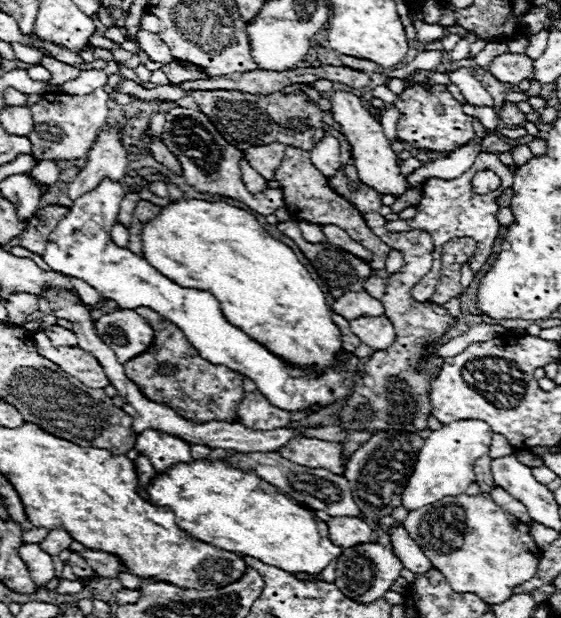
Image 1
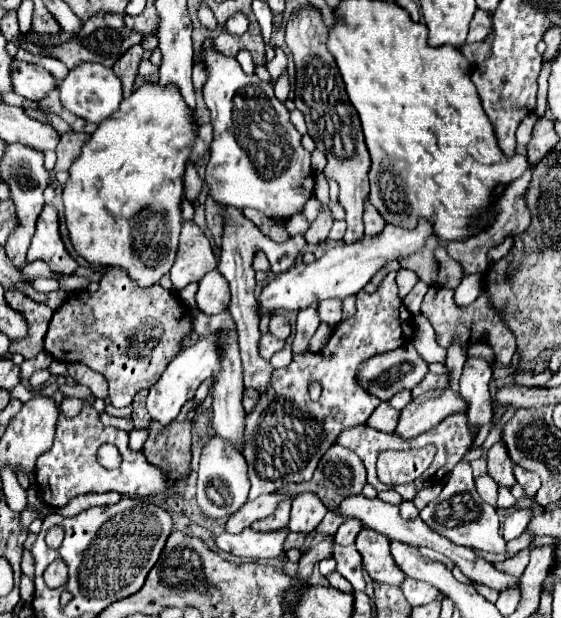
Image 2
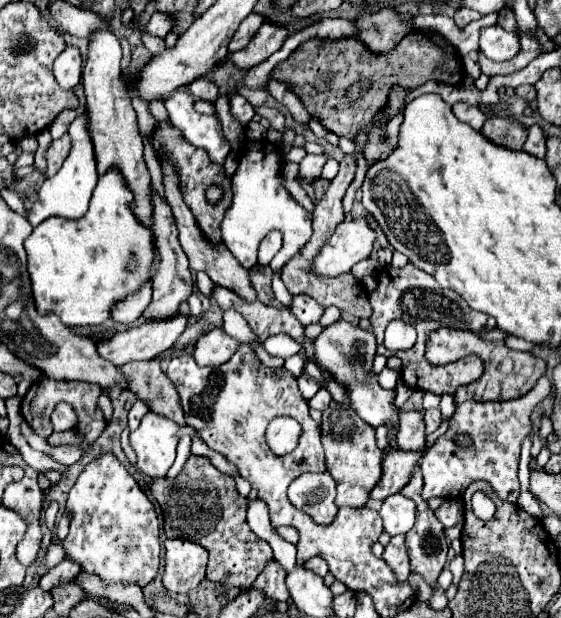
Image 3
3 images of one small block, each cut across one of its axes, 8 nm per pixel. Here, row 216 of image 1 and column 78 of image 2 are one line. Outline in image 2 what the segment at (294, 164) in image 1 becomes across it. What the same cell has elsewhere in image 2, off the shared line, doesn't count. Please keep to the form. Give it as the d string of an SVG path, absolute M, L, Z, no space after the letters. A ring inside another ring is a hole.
M110 268L106 270L104 278L100 280L100 288L94 294L76 292L64 302L64 308L54 312L44 338L44 350L60 362L80 362L100 372L108 380L112 406L124 408L132 404L132 398L138 390L152 388L156 384L164 368L180 352L182 338L188 336L188 330L192 330L192 316L178 296L174 296L170 290L164 290L160 284L154 284L152 288L136 288L136 284L132 284L124 272Z

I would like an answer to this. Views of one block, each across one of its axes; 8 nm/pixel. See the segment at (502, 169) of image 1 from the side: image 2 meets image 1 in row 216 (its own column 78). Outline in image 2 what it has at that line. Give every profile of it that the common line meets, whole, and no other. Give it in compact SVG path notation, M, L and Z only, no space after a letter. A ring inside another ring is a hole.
M62 392L52 394L52 400L60 410L58 424L56 424L56 438L54 438L54 446L36 462L36 482L48 506L64 506L68 500L88 492L120 492L130 496L152 496L156 492L166 492L170 488L168 476L152 468L152 464L144 460L142 452L132 452L128 448L128 434L124 430L102 426L100 414L94 408L94 398L86 398L80 414L74 418L66 418L62 414L64 398L66 396ZM106 442L114 444L120 450L122 464L116 470L108 470L100 466L96 460L98 446Z

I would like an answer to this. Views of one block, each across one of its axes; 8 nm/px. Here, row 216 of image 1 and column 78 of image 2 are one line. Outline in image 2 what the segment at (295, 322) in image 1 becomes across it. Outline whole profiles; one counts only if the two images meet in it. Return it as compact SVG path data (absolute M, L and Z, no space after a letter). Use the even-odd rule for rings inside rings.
M144 84L120 108L106 118L90 140L82 146L80 156L68 170L64 184L64 220L74 250L88 264L100 268L122 268L140 288L150 288L164 274L170 272L176 260L178 238L182 228L182 180L186 162L192 156L198 124L192 110L180 100L176 88L160 88L158 84Z

